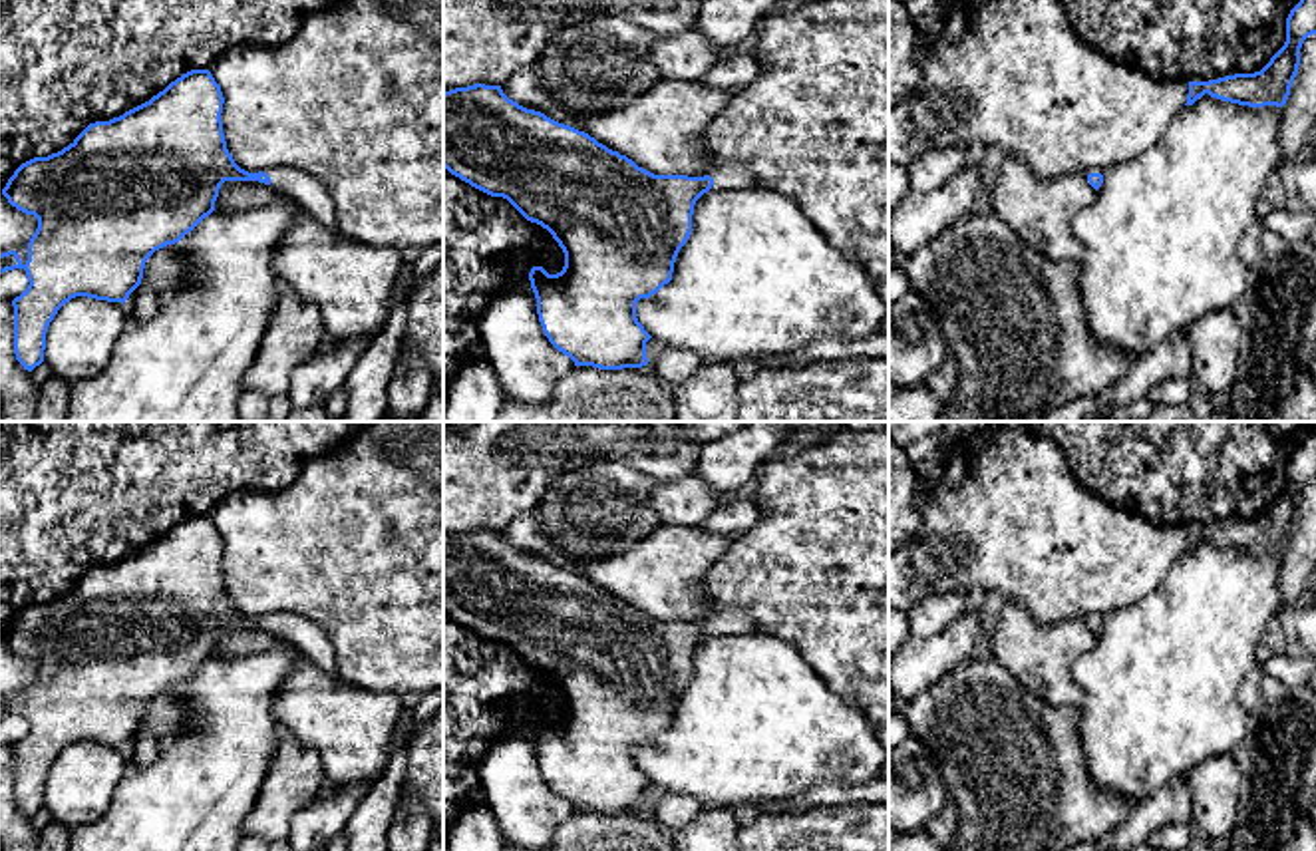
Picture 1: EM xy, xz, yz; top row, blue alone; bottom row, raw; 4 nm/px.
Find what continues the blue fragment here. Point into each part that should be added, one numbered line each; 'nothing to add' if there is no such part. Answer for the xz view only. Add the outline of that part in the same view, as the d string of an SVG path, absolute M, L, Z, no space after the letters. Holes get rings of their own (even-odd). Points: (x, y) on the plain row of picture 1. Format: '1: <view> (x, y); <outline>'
1: xz (726, 623); M720 610L708 618L714 624L710 636L749 634L755 632L755 620L741 610Z

